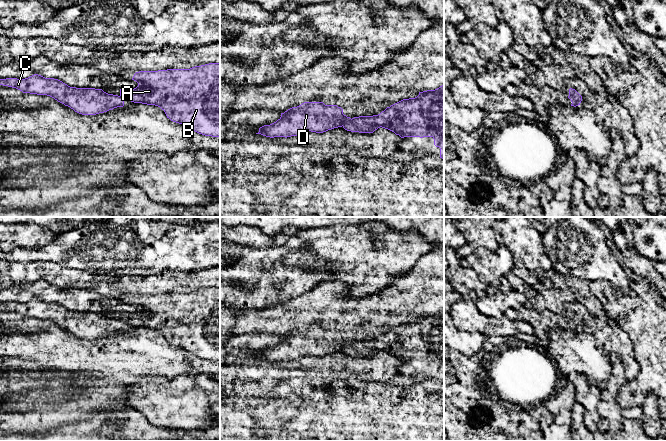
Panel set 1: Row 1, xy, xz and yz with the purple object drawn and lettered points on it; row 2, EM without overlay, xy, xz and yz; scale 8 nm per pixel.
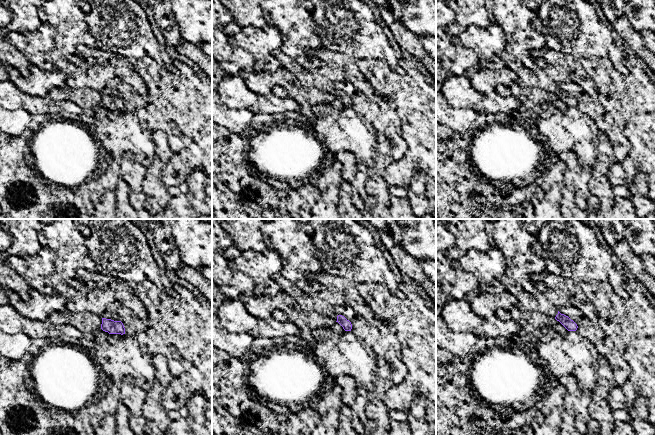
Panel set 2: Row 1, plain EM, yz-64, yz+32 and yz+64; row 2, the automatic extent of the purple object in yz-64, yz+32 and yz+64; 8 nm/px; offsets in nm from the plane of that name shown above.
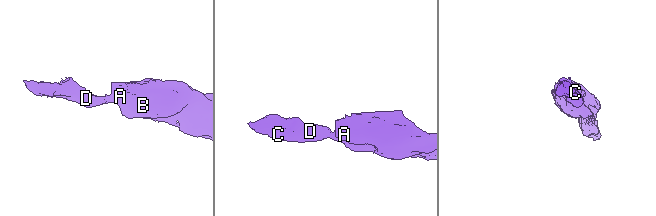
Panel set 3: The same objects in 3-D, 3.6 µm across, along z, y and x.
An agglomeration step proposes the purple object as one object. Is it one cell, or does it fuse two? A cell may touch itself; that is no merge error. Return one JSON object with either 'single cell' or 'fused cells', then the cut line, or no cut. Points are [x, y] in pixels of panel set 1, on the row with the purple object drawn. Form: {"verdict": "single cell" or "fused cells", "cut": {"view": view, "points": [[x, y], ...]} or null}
{"verdict": "fused cells", "cut": {"view": "yz", "points": [[569, 94], [578, 104]]}}

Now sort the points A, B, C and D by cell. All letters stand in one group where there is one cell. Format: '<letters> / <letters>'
A B / C D

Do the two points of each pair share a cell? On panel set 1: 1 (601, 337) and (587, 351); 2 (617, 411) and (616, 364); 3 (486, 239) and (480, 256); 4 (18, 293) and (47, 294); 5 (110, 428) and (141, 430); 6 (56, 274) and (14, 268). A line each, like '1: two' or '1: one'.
1: two
2: one
3: two
4: one
5: one
6: one

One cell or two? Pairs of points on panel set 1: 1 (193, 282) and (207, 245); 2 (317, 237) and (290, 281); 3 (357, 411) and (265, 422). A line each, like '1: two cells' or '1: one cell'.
1: two cells
2: one cell
3: one cell

